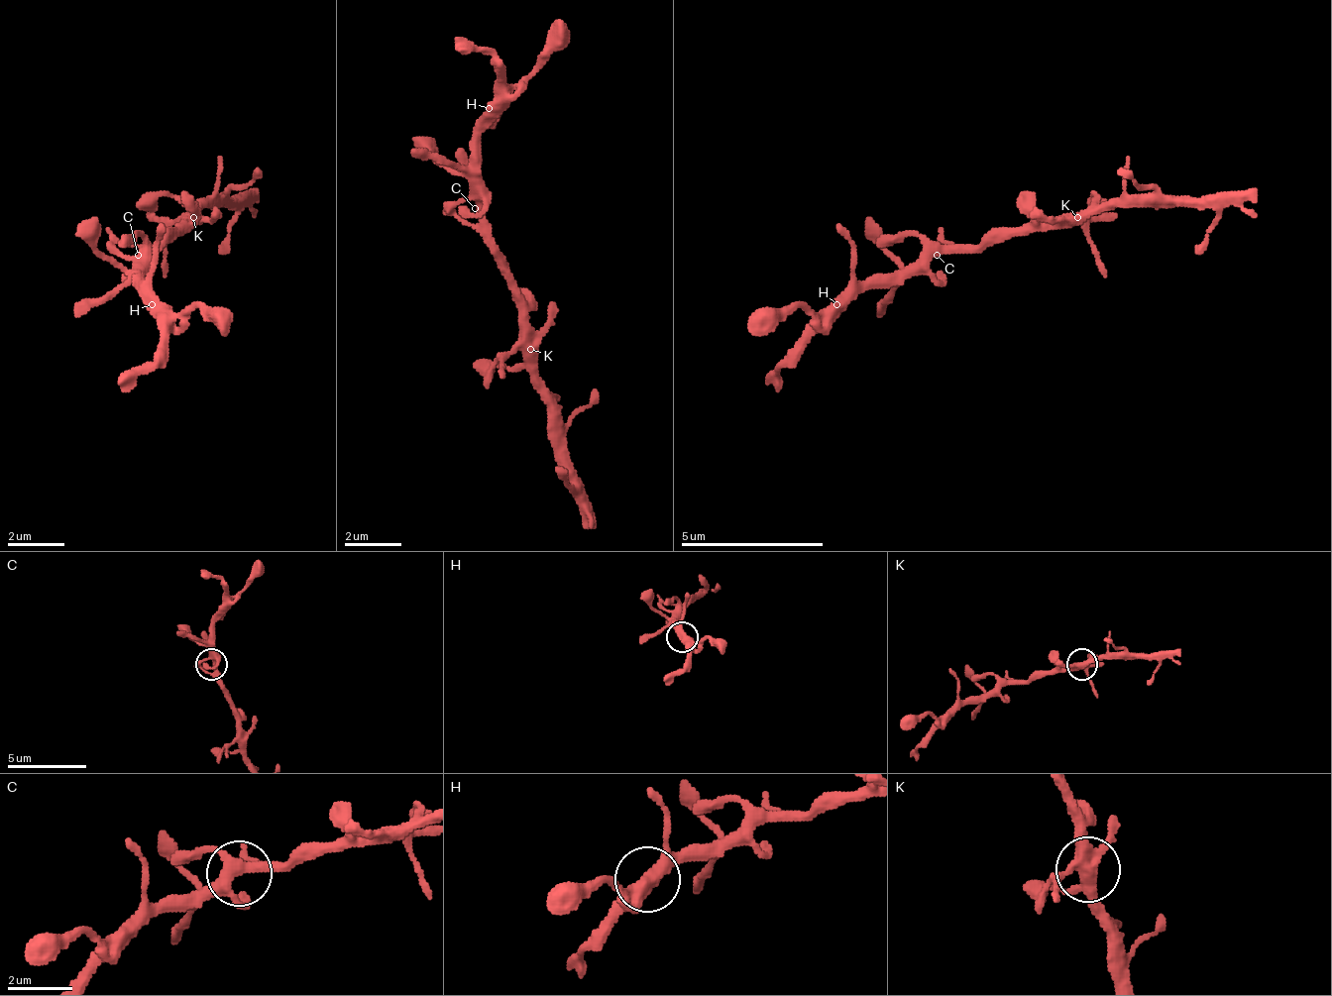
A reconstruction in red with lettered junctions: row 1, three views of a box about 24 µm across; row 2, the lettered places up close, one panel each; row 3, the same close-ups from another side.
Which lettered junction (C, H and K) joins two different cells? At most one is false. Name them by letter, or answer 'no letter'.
no letter

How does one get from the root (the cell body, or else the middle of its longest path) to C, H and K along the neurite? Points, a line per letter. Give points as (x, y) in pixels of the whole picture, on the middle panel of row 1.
C: (510, 265), (503, 258), (503, 251), (489, 229), (489, 222), (475, 208)
H: (510, 265), (503, 258), (503, 251), (482, 215), (482, 115), (489, 108)
K: (510, 265), (510, 293), (517, 301), (517, 329), (532, 351)

